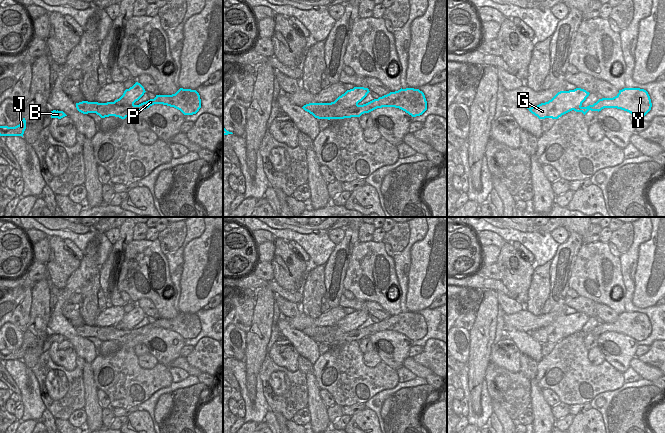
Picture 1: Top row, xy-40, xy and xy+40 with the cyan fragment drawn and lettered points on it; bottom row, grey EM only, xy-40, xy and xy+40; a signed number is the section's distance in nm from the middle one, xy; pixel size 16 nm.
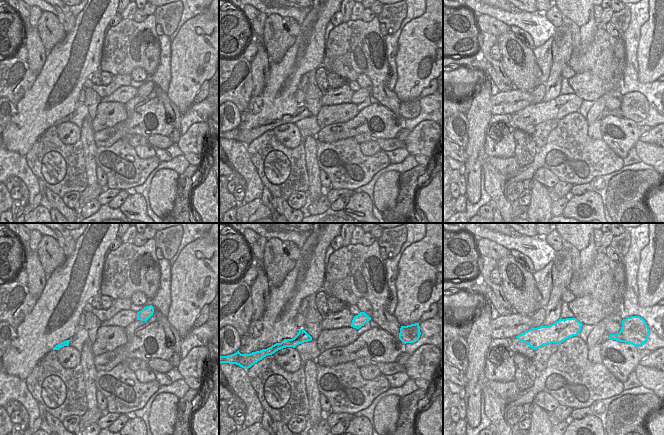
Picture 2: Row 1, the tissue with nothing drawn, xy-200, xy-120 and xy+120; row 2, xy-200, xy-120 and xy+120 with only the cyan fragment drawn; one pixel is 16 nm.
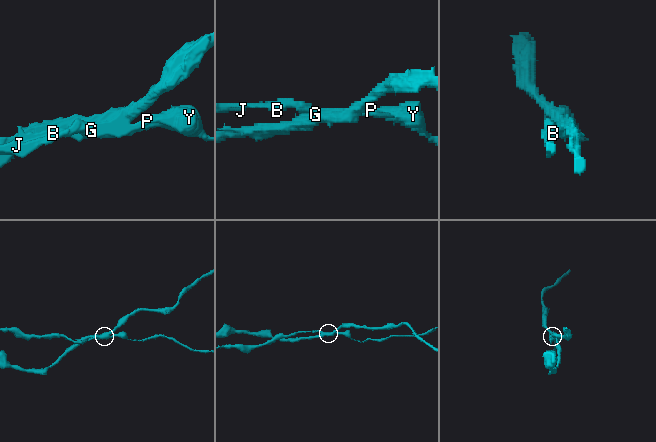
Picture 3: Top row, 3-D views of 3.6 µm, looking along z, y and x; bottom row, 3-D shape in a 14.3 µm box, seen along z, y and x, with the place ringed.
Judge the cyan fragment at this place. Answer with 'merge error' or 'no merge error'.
merge error

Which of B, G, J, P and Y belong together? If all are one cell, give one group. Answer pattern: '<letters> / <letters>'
B J P Y / G

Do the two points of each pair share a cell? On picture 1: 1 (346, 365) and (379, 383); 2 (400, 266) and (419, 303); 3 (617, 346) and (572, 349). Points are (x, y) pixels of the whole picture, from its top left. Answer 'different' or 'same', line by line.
1: same
2: different
3: different

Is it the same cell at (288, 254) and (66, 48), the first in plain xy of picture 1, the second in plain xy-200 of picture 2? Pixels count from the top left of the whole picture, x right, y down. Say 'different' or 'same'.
different

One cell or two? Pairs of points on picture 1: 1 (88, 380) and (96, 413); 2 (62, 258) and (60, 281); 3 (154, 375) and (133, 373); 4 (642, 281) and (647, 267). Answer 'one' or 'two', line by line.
1: one
2: one
3: one
4: one

